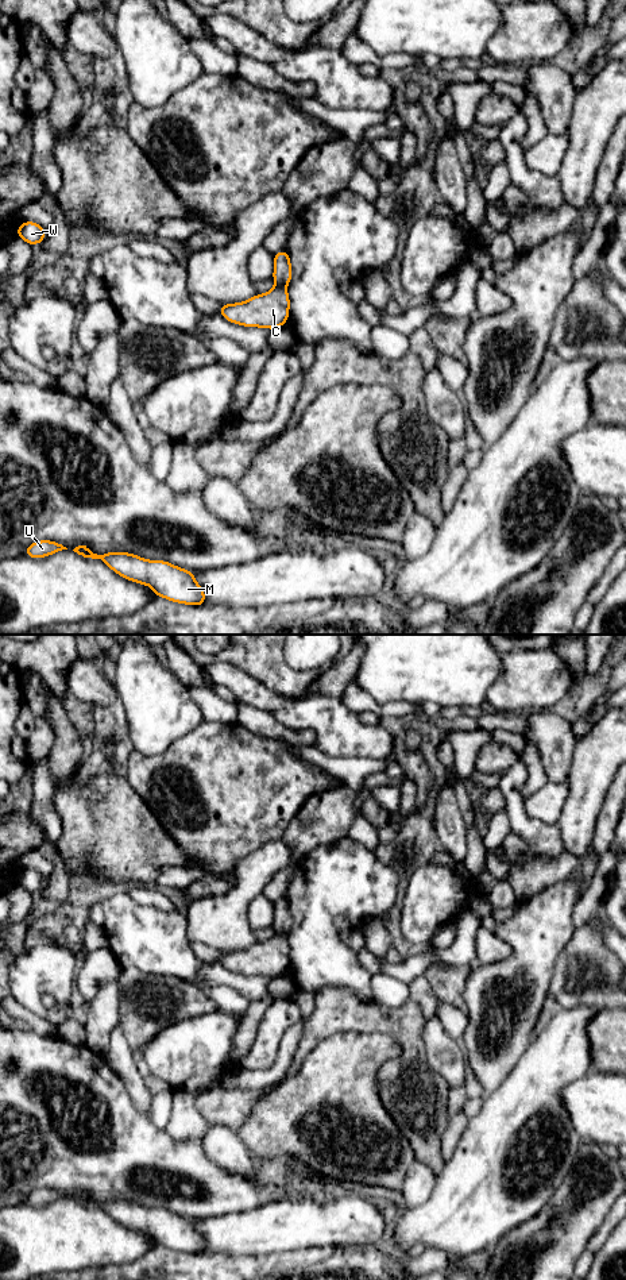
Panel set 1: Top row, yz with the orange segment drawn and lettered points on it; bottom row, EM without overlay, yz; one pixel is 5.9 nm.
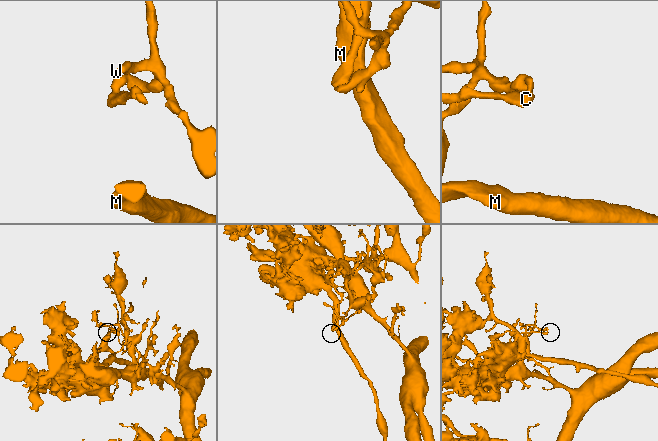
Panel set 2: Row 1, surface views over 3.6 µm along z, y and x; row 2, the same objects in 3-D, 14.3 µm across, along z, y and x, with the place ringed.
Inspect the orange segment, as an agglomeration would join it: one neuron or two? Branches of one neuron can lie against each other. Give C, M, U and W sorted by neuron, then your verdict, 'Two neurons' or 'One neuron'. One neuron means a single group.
Groups: C M U / W. Two neurons

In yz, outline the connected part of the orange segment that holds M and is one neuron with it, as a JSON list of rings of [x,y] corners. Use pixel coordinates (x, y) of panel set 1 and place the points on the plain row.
[[[86,1194],[73,1198],[84,1206],[100,1207],[117,1223],[150,1234],[156,1245],[185,1253],[205,1253],[205,1238],[196,1230],[194,1221],[165,1208],[147,1208],[128,1200],[94,1202]]]

